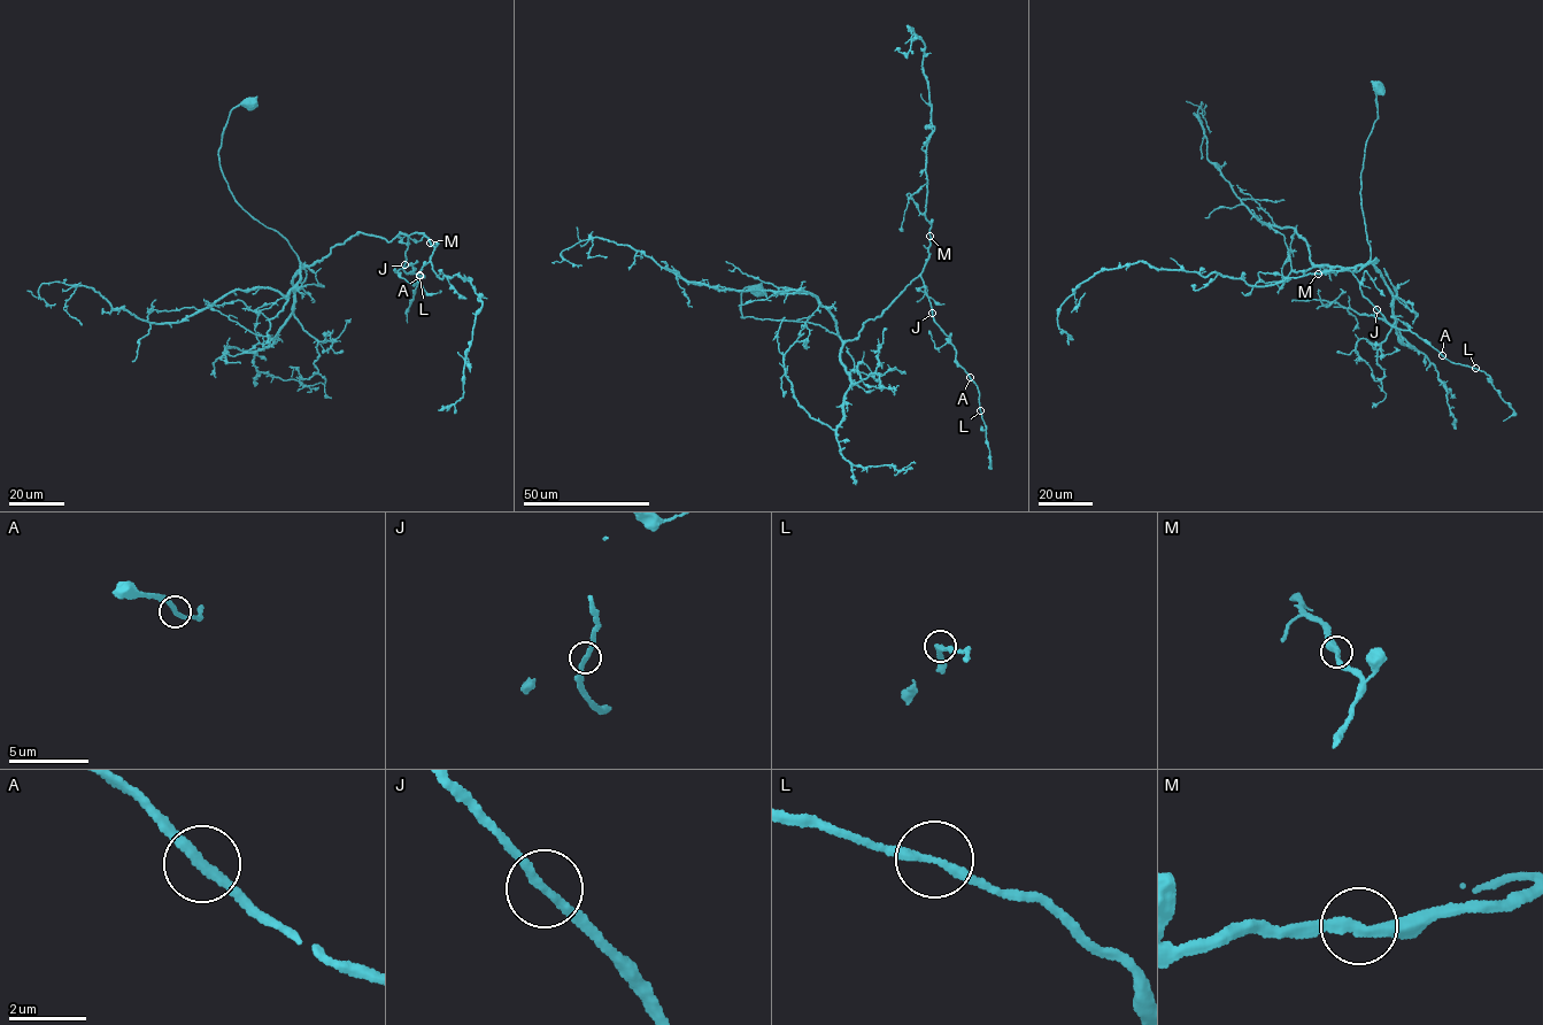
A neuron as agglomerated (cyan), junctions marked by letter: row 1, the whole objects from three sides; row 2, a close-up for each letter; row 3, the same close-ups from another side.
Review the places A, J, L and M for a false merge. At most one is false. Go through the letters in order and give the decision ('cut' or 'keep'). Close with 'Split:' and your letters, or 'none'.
A: keep
J: keep
L: keep
M: keep
Split: none

